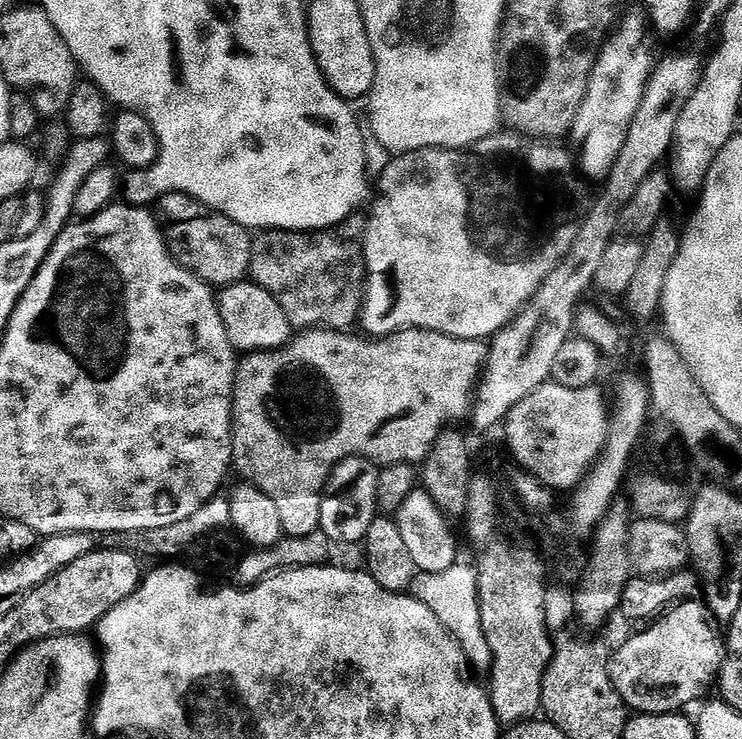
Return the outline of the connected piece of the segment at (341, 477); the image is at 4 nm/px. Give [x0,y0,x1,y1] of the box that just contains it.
[319,456,379,544]

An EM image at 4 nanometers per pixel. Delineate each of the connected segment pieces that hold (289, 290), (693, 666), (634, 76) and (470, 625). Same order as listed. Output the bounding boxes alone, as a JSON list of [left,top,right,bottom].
[[251,227,364,330],[608,598,726,714],[570,11,654,181],[411,562,492,669]]

